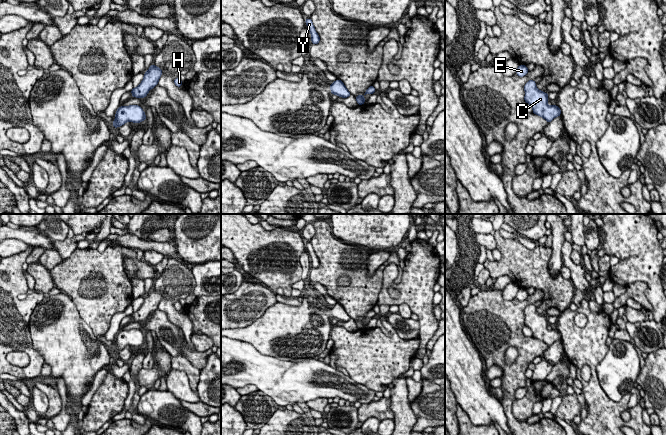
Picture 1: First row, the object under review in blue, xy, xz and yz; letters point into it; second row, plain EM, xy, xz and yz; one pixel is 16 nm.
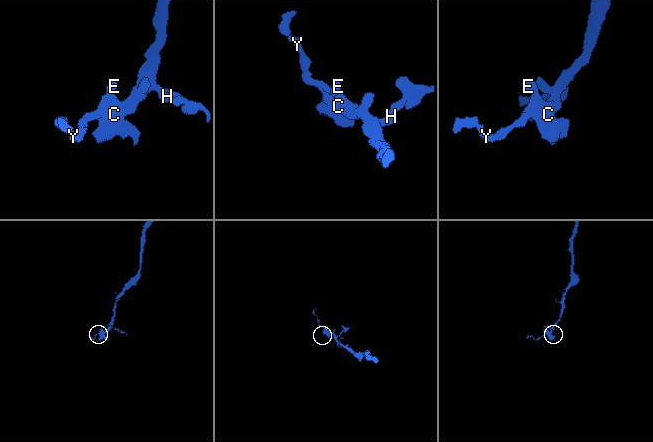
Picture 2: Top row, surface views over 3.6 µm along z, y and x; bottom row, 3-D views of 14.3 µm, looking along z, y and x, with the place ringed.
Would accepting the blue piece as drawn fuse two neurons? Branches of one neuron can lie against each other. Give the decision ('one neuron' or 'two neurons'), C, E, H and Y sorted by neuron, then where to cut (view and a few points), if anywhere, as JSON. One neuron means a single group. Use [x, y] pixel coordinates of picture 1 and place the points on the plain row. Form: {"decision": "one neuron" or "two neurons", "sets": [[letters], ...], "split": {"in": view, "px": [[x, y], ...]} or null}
{"decision": "one neuron", "sets": [["C", "E", "H", "Y"]], "split": null}

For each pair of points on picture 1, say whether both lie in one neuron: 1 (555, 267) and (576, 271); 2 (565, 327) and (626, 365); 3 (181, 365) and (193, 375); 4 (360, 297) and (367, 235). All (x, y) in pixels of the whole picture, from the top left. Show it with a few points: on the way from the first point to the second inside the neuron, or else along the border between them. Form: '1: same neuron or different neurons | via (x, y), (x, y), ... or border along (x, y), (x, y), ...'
1: different neurons | border along (564, 241), (561, 247), (562, 264)
2: different neurons | border along (608, 345), (606, 355), (596, 366), (596, 374)
3: same neuron | via (184, 366), (190, 372)
4: different neurons | border along (349, 243), (362, 244), (366, 247)

